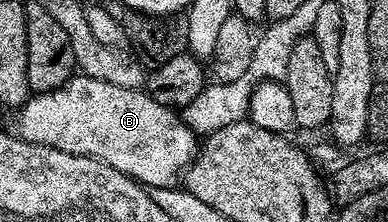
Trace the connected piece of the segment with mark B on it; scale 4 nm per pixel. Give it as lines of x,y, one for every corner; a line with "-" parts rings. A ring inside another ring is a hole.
84,75
70,77
66,85
50,93
30,96
20,106
18,113
21,114
17,117
16,132
23,140
55,147
71,155
94,157
146,187
167,189
176,186
199,152
198,134
189,129
174,110
155,103
155,99
151,99
148,92
115,87
111,83
103,83

